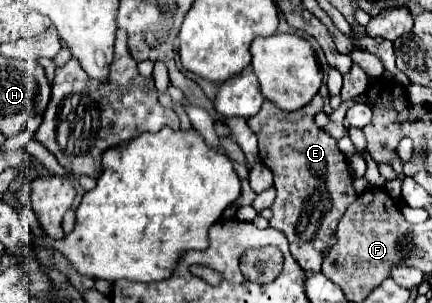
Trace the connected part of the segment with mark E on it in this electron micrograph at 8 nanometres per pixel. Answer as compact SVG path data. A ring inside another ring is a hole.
M316 96L300 110L284 112L270 102L262 104L262 110L248 120L250 130L258 138L260 160L274 174L274 188L278 196L272 204L270 226L286 234L294 260L306 272L320 272L322 260L334 244L334 230L358 196L352 182L346 156L338 150L336 140L316 126L314 114L322 110L322 98Z

